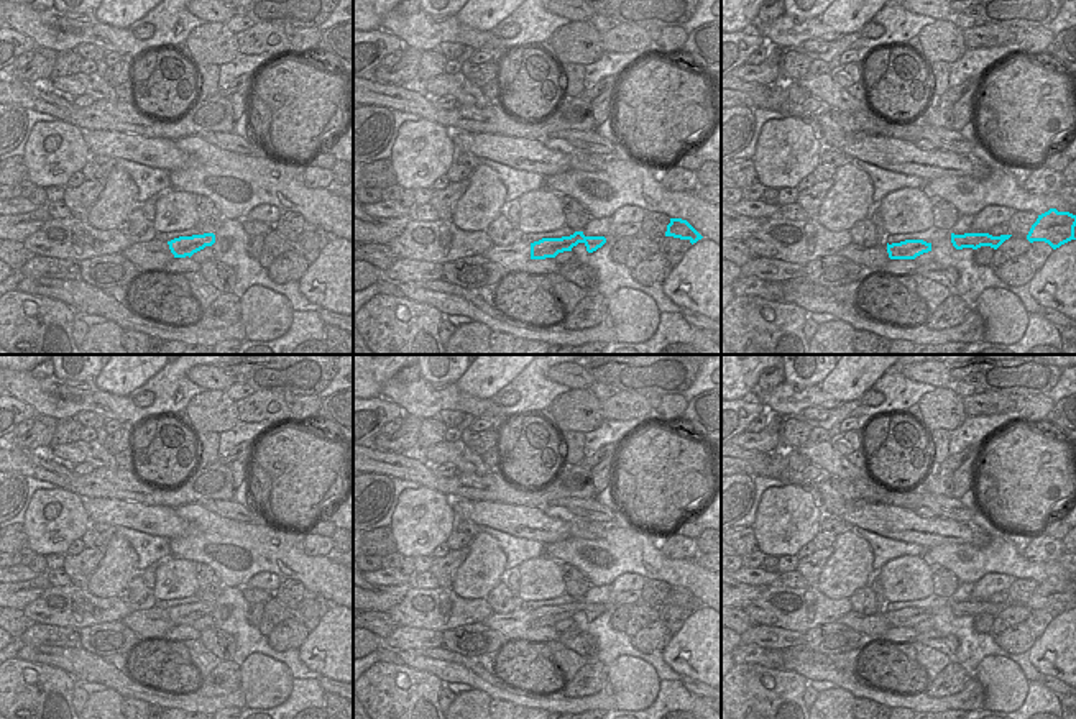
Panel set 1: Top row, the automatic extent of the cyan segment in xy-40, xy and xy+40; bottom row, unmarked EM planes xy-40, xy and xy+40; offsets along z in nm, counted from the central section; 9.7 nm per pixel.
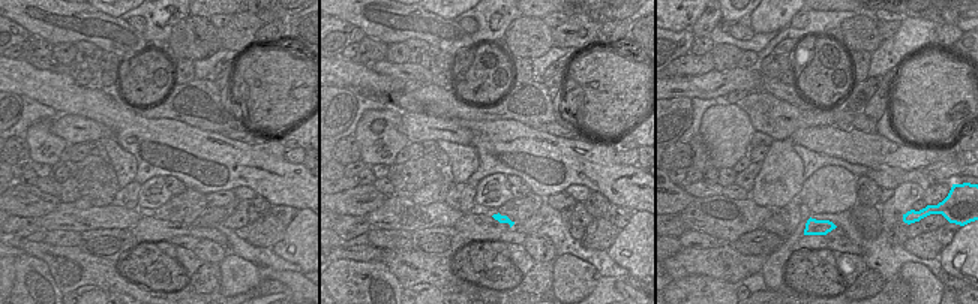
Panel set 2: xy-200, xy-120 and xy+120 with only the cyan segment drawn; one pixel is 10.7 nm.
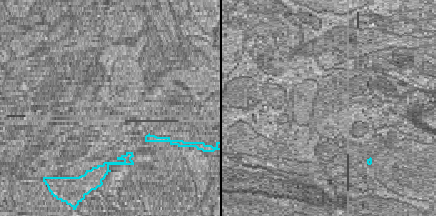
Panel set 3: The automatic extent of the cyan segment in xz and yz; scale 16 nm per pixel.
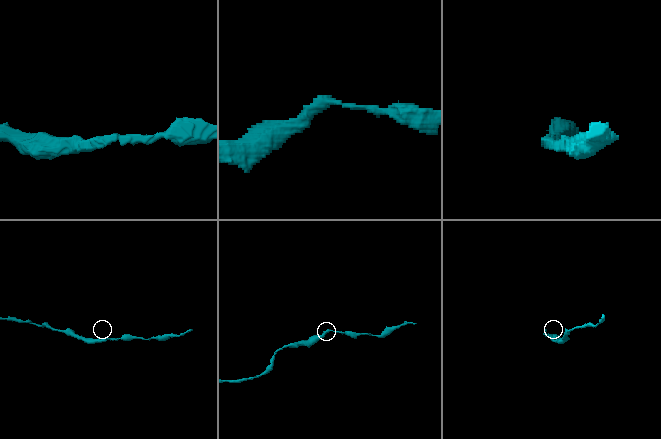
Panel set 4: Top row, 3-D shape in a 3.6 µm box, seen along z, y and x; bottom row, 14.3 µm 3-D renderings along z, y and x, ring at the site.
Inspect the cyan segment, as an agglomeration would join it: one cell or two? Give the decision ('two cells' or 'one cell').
one cell

